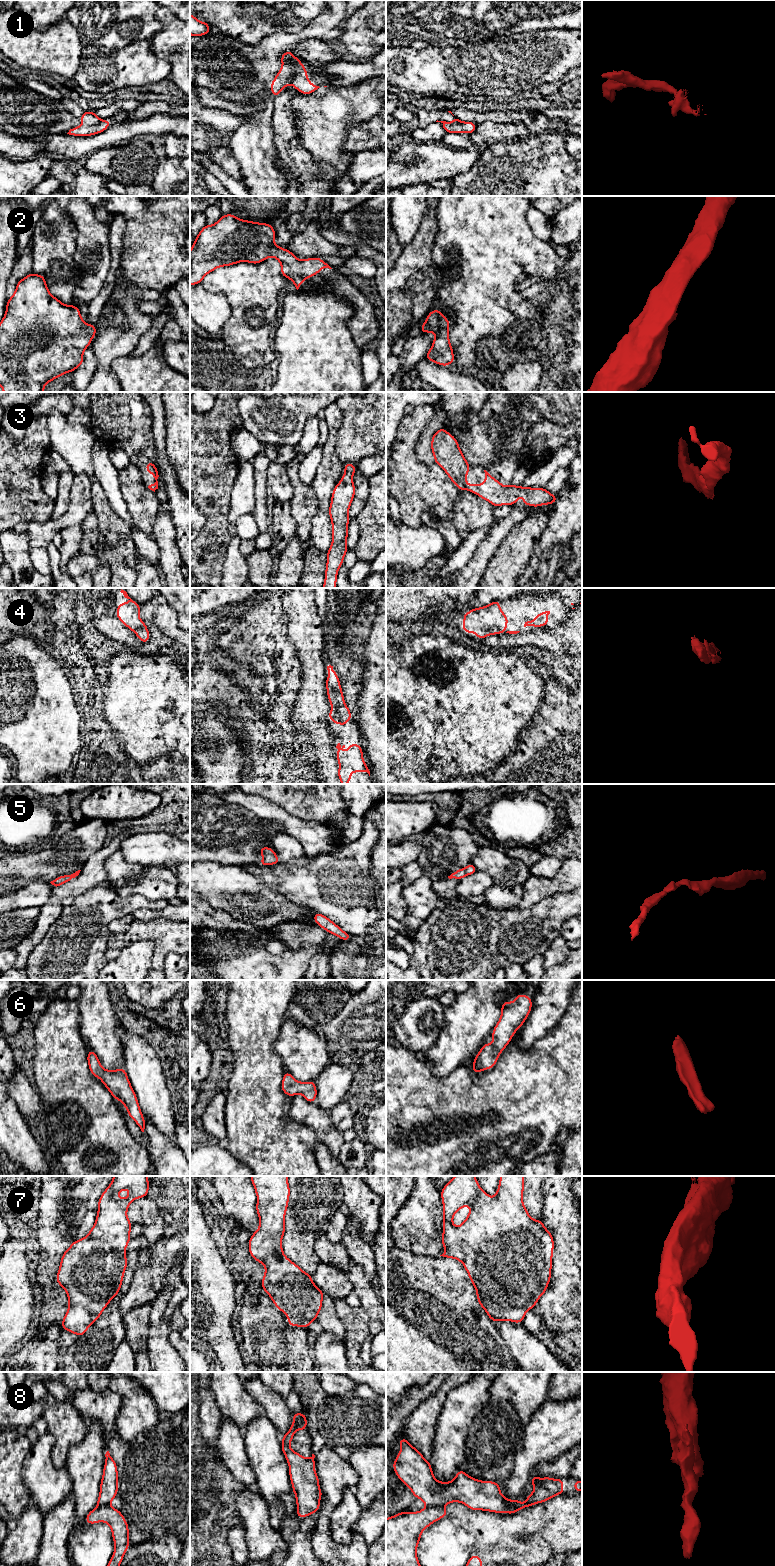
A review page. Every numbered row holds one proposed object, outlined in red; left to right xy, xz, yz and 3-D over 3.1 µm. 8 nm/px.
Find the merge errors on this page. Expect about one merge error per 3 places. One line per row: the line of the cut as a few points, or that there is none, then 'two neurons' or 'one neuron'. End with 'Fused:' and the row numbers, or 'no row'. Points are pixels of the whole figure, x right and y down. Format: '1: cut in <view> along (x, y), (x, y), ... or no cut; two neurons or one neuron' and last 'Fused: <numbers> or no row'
1: cut in xz along (281, 59), (284, 62), (294, 63), (297, 66), (291, 82); two neurons
2: no cut; one neuron
3: no cut; one neuron
4: no cut; one neuron
5: no cut; one neuron
6: no cut; one neuron
7: no cut; one neuron
8: cut in xz along (302, 1413), (296, 1418), (296, 1427); two neurons
Fused: 1, 8

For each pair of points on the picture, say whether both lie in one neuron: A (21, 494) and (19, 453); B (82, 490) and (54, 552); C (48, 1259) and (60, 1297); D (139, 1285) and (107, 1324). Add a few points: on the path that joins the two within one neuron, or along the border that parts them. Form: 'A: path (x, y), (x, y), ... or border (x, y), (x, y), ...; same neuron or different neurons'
A: path (19, 484), (19, 463); same neuron
B: border (52, 541), (45, 547); different neurons
C: path (48, 1268), (48, 1285), (51, 1288); same neuron
D: border (119, 1297), (118, 1310), (122, 1318); different neurons

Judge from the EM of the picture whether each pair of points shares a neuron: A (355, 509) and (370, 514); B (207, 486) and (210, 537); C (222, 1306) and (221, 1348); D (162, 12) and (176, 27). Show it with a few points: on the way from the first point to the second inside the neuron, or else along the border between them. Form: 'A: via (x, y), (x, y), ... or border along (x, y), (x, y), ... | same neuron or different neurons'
A: border along (369, 489), (366, 504), (354, 517) | different neurons
B: via (211, 499), (211, 524) | same neuron
C: via (222, 1316), (222, 1338) | same neuron
D: via (165, 16), (172, 23) | same neuron

